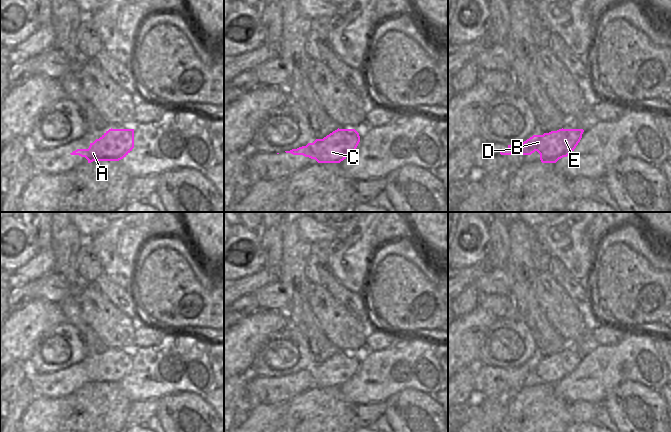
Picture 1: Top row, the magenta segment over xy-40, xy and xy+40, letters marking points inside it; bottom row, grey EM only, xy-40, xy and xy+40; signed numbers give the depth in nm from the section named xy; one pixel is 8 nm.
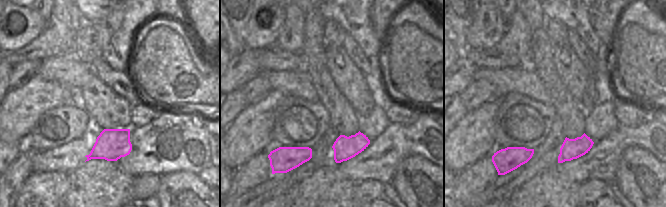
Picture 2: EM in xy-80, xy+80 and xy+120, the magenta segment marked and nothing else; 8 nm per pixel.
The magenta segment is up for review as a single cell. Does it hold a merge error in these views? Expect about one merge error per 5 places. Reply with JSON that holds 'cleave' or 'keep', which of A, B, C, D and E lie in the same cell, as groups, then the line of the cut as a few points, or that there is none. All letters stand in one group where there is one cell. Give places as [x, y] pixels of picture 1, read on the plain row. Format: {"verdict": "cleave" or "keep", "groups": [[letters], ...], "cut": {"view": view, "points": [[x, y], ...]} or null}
{"verdict": "keep", "groups": [["A", "B", "C", "D", "E"]], "cut": null}

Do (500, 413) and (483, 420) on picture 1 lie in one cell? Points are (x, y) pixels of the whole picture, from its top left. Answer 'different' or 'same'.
same

